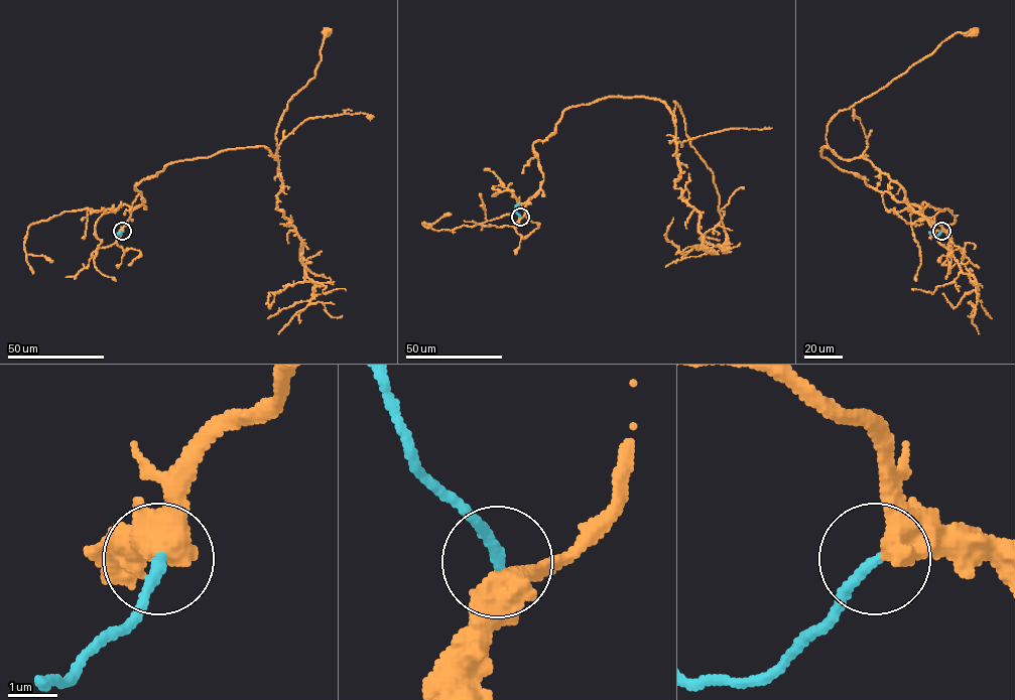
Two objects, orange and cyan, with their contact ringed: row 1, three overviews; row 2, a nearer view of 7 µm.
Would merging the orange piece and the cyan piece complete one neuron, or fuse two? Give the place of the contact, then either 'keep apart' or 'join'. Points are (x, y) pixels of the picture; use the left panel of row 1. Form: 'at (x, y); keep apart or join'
at (122, 231); join

